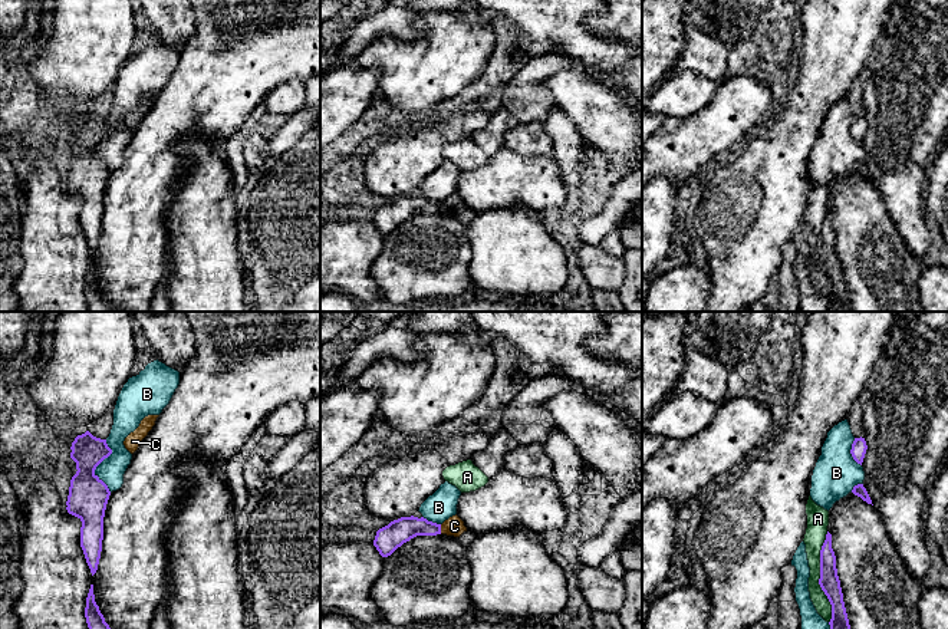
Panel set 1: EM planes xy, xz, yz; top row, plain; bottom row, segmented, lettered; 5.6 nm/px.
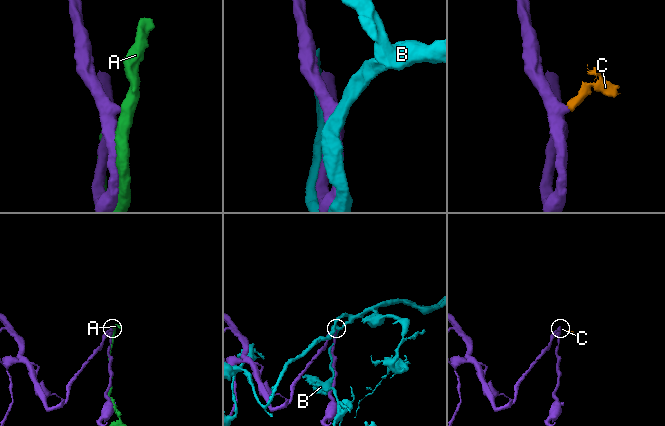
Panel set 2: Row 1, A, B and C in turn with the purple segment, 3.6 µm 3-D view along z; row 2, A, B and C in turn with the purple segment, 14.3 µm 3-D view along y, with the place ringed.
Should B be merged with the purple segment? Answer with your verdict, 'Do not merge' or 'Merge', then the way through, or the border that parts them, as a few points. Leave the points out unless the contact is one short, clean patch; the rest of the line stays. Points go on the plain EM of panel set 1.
Do not merge

